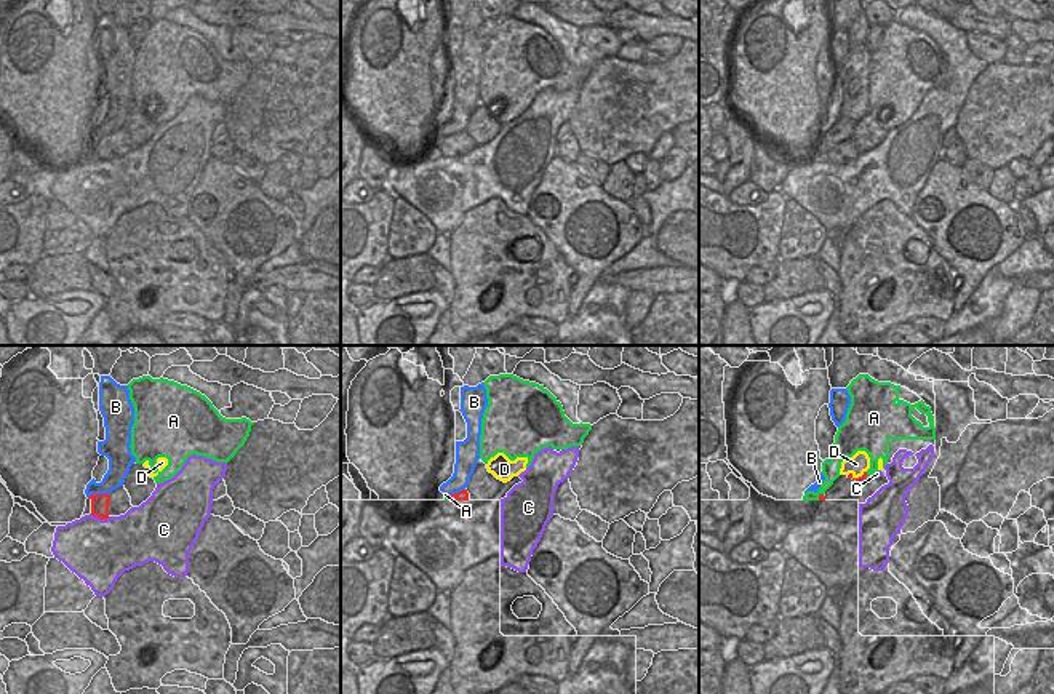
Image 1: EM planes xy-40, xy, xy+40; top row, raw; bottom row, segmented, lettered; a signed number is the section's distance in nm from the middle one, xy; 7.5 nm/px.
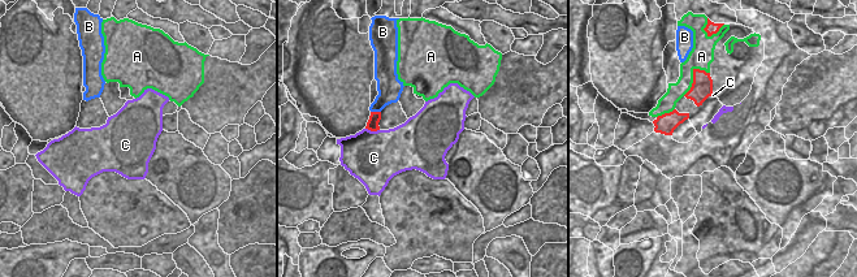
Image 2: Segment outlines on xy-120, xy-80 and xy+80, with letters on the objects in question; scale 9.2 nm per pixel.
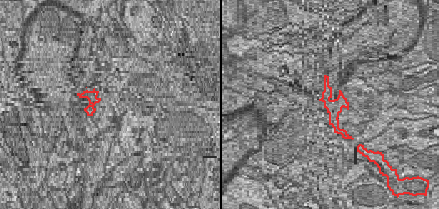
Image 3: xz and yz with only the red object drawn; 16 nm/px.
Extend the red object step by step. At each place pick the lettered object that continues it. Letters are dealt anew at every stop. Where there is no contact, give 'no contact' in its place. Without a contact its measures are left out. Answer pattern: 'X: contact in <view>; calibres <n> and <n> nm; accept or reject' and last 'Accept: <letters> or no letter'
A: contact in xy+40; calibres 50 and 130 nm; reject
B: contact in xy-40; calibres 140 and 150 nm; accept
C: contact in xy-40; calibres 140 and 460 nm; reject
D: contact in xy+40; calibres 30 and 150 nm; reject
Accept: B

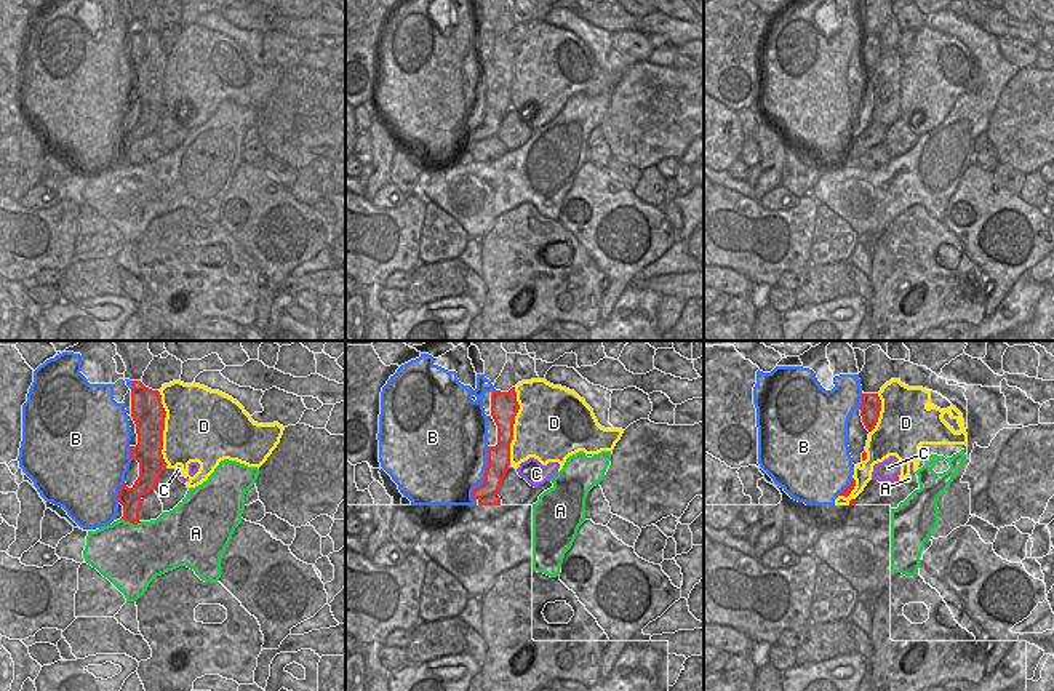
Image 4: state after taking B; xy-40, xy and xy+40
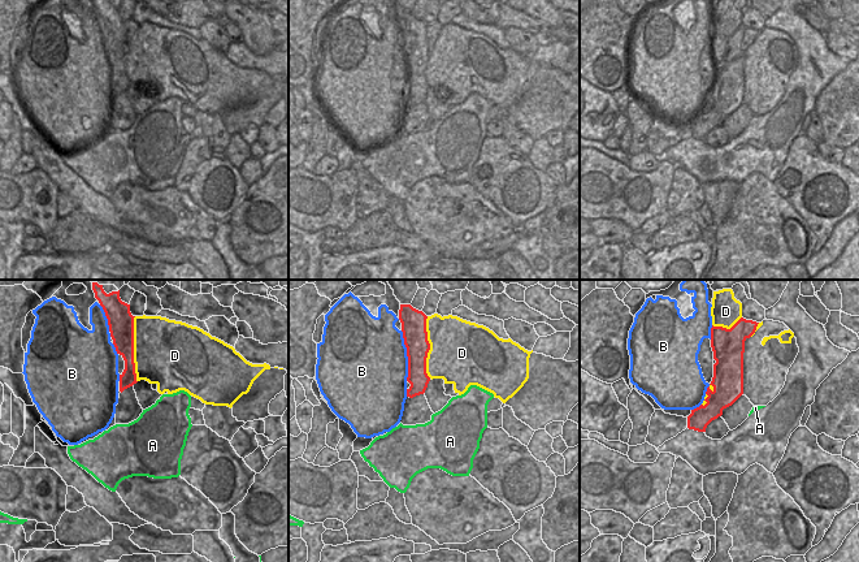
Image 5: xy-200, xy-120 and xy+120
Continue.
A: contact in xy-40; calibres 170 and 460 nm; reject
B: contact in xy; calibres 170 and 480 nm; reject
C: contact in xy+40; calibres 50 and 150 nm; reject
D: contact in xy-40; calibres 240 and 480 nm; reject
Accept: no letter

